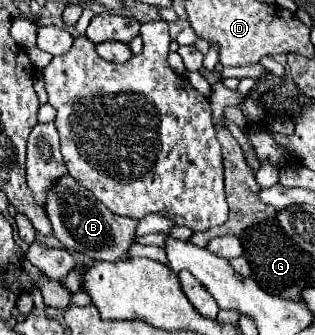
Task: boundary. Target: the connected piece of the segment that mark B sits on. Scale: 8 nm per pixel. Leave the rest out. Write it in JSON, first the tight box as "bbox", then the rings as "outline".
{"bbox":[47,174,137,262],"outline":[[[69,174],[63,176],[51,188],[51,194],[47,194],[47,214],[53,226],[53,234],[59,238],[59,242],[67,246],[67,250],[87,260],[105,260],[105,262],[125,260],[131,244],[135,244],[137,220],[113,214]]]}

